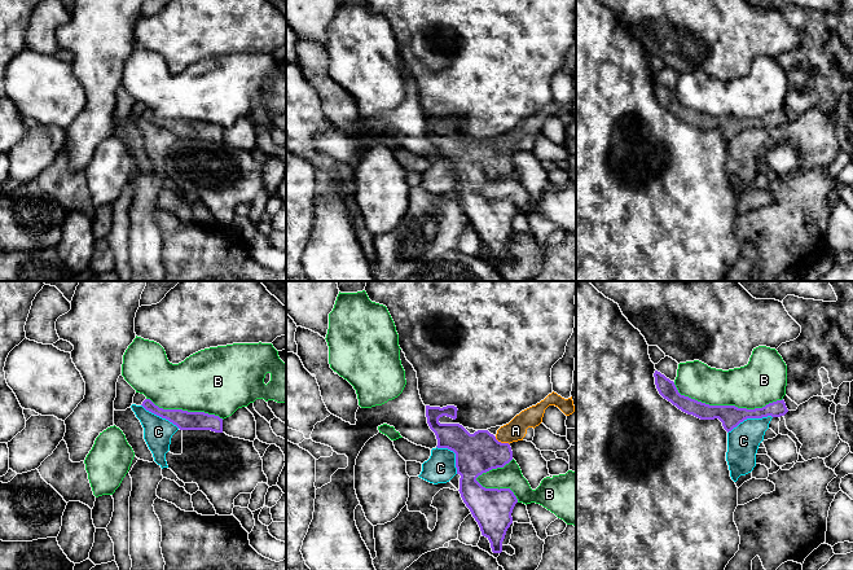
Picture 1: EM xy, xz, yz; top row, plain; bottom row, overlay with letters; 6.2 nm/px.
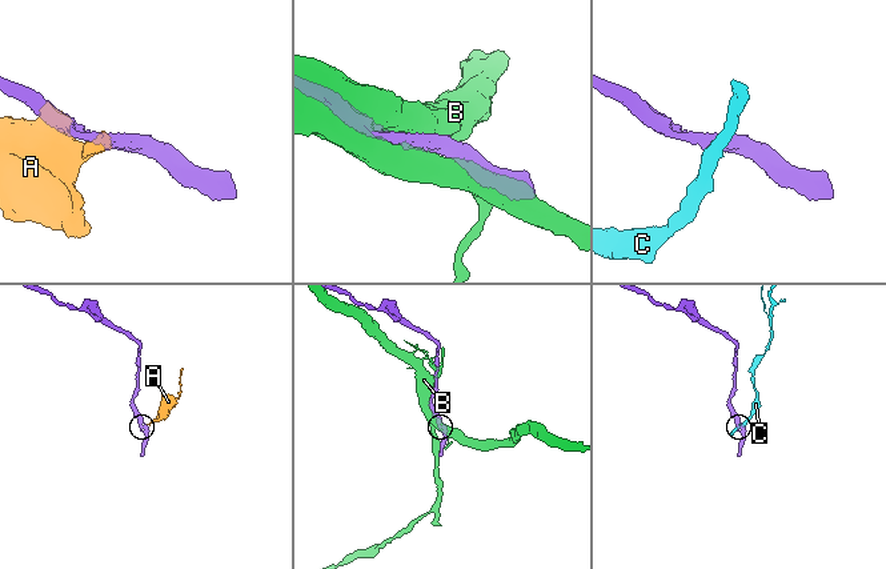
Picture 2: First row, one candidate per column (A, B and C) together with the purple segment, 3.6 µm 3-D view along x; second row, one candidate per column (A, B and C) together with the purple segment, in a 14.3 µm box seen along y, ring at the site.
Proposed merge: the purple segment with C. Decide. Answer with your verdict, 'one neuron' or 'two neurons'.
two neurons

